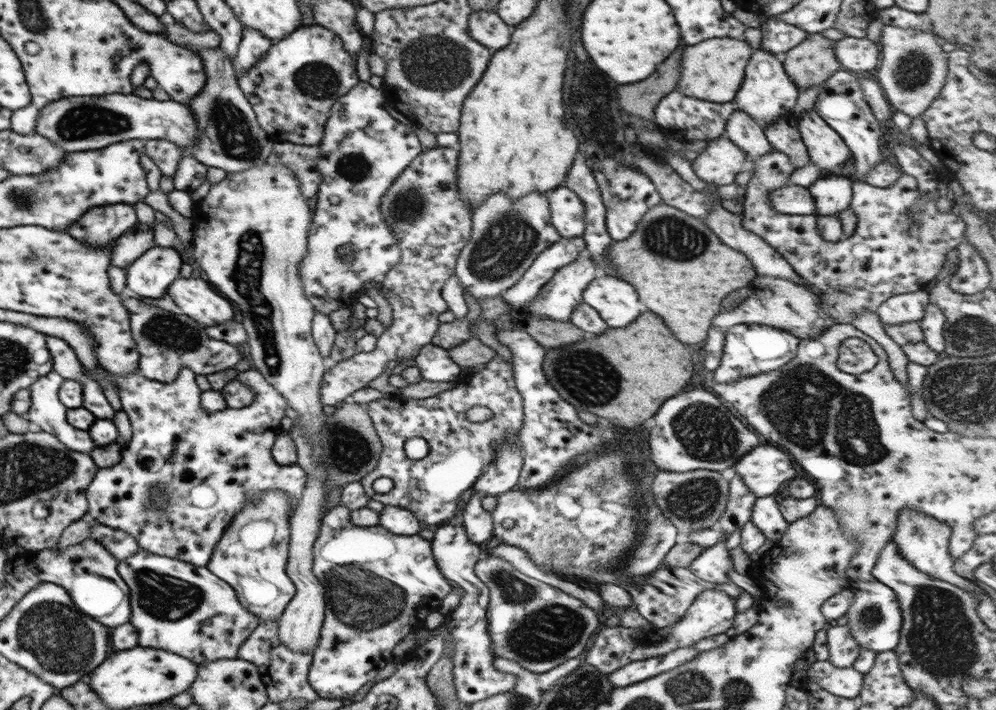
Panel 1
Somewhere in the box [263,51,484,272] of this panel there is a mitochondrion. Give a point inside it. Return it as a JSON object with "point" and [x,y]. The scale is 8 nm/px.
{"point":[320,81]}

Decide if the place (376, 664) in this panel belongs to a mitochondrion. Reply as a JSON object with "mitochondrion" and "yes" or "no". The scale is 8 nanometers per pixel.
{"mitochondrion":"no"}

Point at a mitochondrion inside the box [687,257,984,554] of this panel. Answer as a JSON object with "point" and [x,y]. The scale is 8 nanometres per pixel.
{"point":[805,405]}

